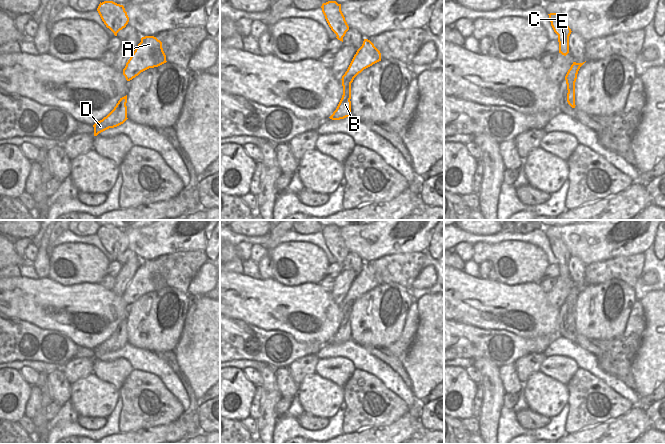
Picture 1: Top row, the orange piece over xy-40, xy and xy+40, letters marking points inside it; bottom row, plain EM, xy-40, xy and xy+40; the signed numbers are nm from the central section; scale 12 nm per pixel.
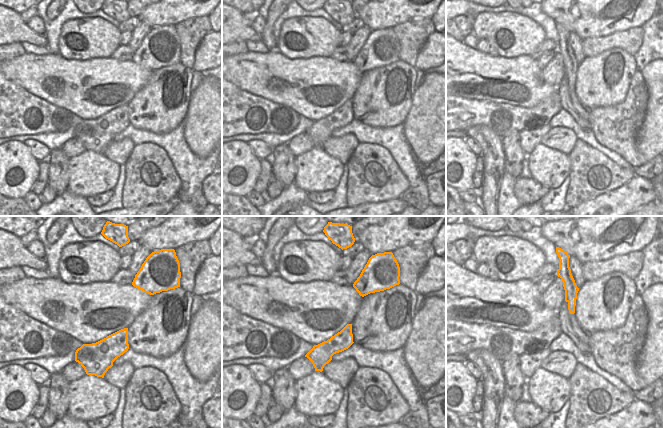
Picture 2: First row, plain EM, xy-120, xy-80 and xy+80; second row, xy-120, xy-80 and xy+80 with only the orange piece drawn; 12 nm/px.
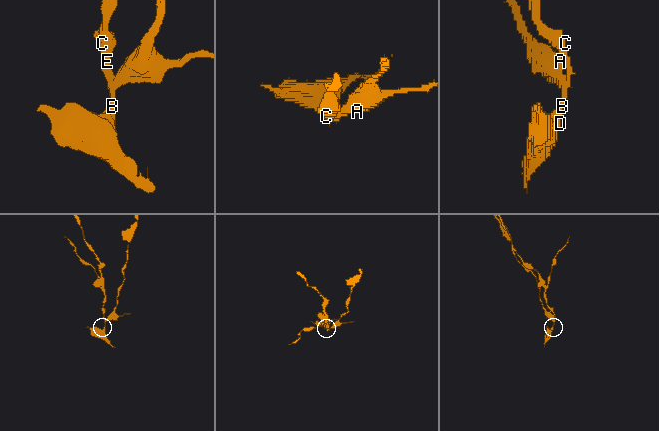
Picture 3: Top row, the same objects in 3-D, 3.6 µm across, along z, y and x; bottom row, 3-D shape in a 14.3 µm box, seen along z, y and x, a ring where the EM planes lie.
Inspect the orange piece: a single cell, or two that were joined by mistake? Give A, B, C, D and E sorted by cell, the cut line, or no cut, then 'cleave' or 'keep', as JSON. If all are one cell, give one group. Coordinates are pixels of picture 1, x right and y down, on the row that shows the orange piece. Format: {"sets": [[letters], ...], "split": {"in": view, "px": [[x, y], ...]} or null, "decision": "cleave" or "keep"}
{"sets": [["A"], ["B", "C", "D", "E"]], "split": {"in": "xy", "px": [[345, 73], [344, 77], [351, 82]]}, "decision": "cleave"}

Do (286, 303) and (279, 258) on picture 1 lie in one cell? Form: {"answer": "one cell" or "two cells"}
{"answer": "two cells"}

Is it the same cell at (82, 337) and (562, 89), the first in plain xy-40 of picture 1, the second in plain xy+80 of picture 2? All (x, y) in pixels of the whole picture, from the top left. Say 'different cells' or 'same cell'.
different cells

